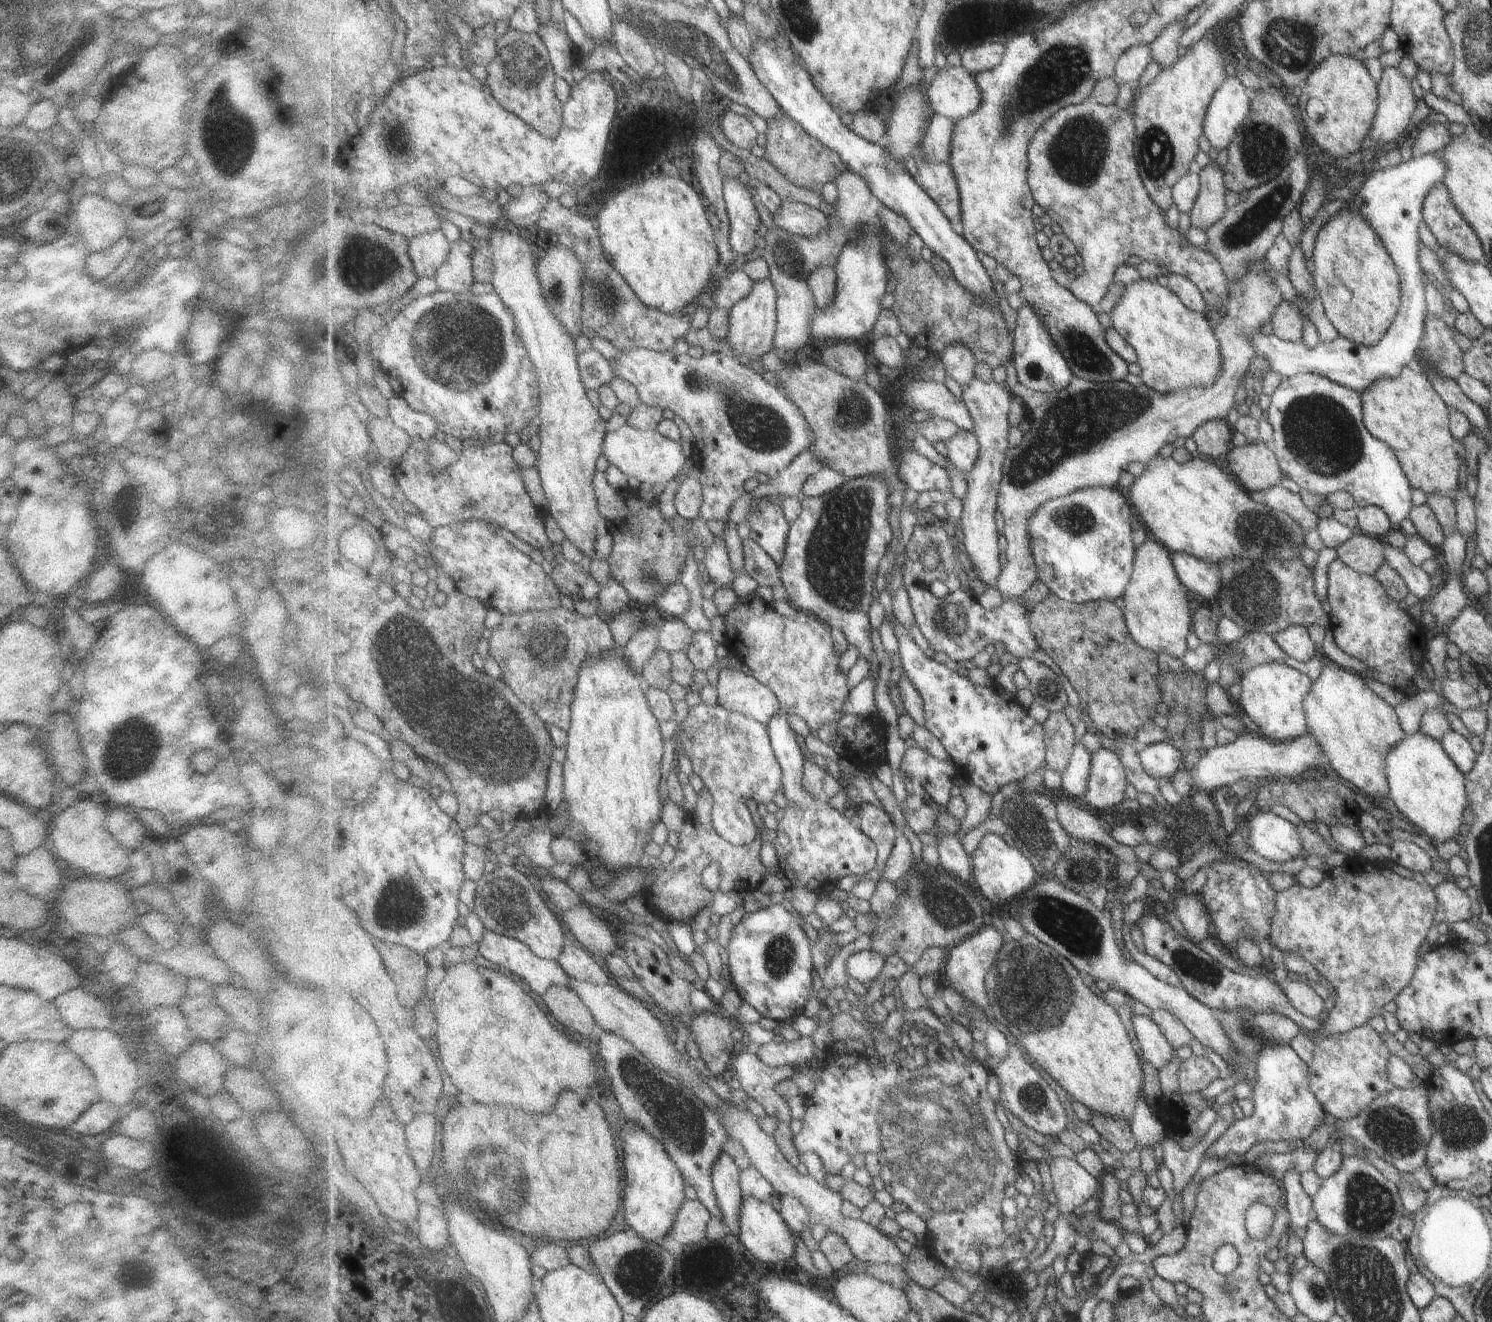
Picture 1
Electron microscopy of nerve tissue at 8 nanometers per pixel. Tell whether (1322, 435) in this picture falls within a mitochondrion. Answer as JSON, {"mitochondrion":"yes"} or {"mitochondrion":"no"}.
{"mitochondrion":"yes"}

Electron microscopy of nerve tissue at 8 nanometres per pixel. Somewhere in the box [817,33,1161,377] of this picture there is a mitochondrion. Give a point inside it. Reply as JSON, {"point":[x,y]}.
{"point":[1061,71]}

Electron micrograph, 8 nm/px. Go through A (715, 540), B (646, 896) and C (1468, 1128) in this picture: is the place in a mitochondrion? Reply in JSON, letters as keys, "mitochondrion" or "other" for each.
{"A":"other","B":"other","C":"mitochondrion"}

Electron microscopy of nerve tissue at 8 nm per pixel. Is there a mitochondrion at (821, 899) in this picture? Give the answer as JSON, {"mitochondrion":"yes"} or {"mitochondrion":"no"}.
{"mitochondrion":"no"}

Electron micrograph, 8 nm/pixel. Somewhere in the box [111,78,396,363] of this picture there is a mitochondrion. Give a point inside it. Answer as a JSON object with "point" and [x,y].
{"point":[229,133]}

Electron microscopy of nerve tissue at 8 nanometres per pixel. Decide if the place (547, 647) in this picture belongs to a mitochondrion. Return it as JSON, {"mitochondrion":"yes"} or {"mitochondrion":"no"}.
{"mitochondrion":"yes"}

